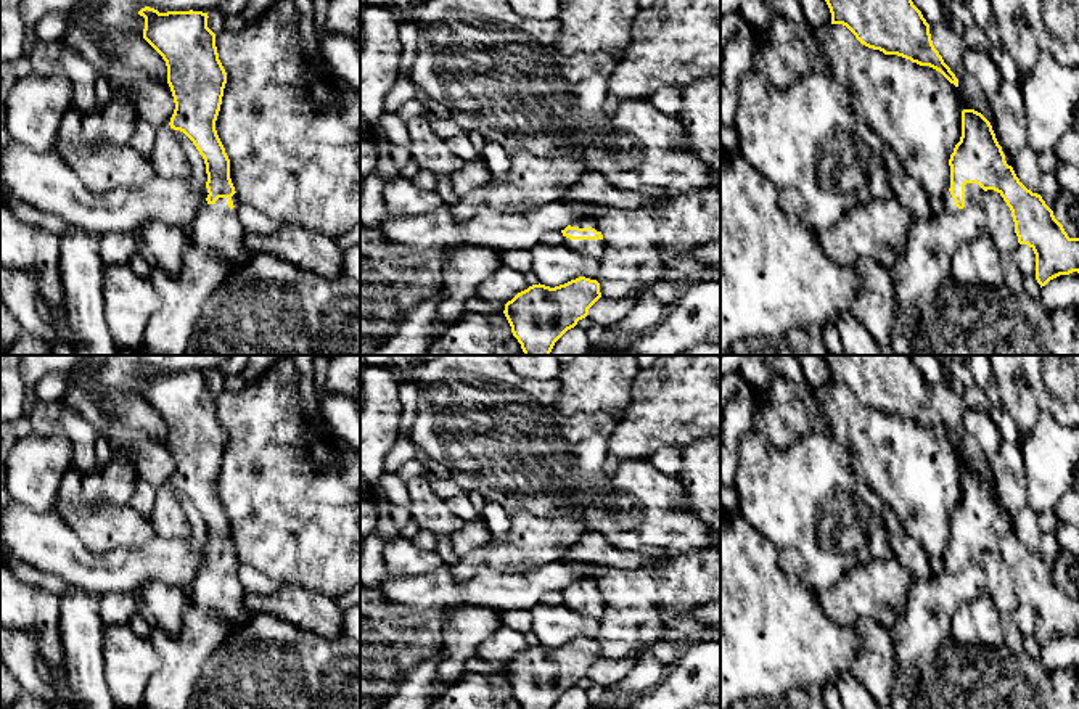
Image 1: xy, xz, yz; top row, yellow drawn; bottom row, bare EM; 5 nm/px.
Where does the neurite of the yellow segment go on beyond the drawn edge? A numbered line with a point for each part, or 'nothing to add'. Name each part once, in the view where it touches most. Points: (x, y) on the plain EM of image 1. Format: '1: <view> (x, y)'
1: yz (918, 634)

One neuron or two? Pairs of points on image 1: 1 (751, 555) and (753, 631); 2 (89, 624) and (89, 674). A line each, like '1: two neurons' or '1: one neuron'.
1: one neuron
2: one neuron

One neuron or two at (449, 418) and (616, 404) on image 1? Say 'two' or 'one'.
two

